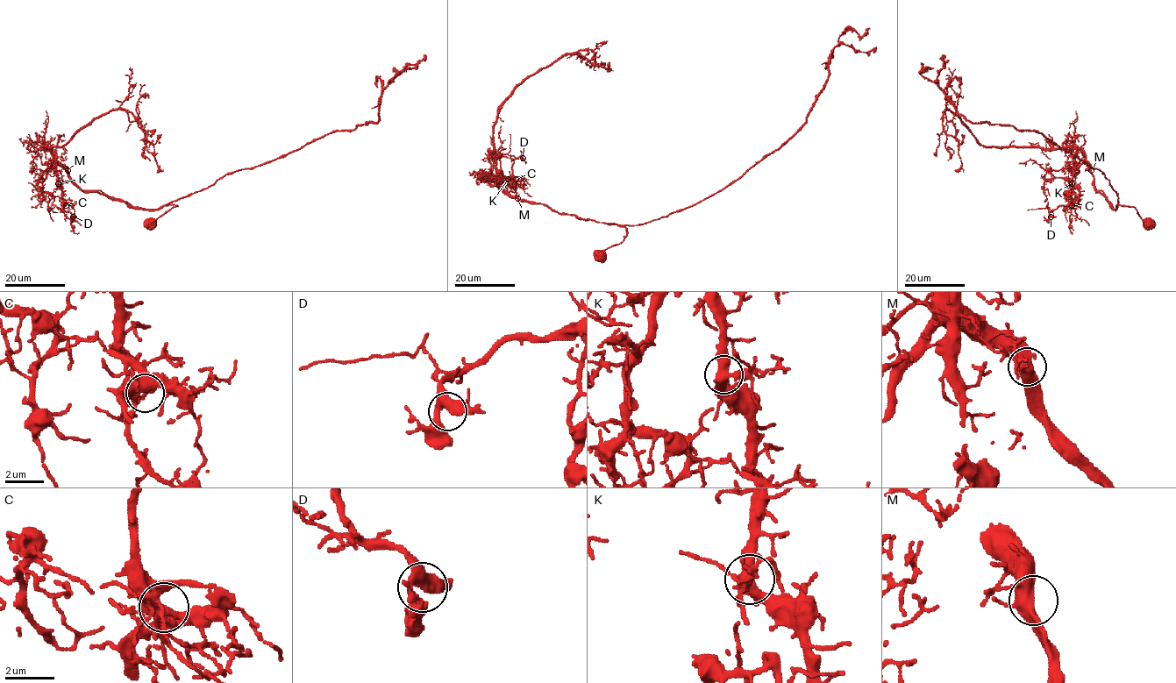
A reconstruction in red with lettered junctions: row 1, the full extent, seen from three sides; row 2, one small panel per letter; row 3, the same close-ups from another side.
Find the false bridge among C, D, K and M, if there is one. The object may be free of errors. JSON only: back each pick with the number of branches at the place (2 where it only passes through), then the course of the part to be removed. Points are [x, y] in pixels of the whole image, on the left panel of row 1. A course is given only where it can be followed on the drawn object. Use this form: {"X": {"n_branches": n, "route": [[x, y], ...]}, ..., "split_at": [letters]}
{"split_at": []}

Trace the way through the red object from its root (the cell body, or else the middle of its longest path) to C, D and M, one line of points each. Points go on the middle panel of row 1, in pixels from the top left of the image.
C: (597, 256), (619, 244), (626, 229), (560, 214), (543, 204), (522, 202), (492, 180), (504, 184), (516, 179)
D: (597, 256), (619, 244), (626, 229), (509, 195), (492, 180), (509, 184), (512, 164), (523, 158)
M: (597, 256), (600, 252), (619, 244), (626, 235), (626, 229), (560, 214), (545, 205), (522, 202), (517, 198)

